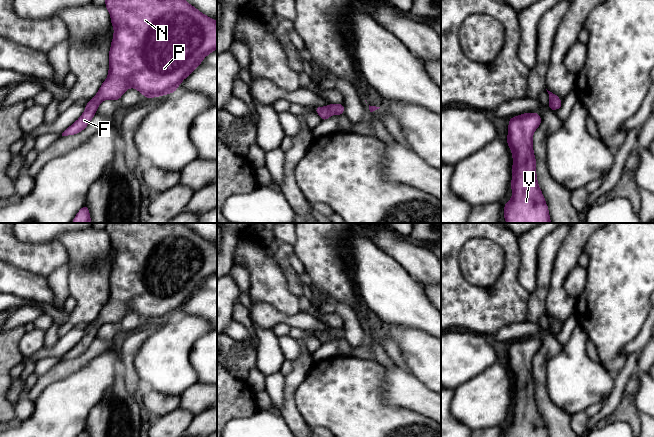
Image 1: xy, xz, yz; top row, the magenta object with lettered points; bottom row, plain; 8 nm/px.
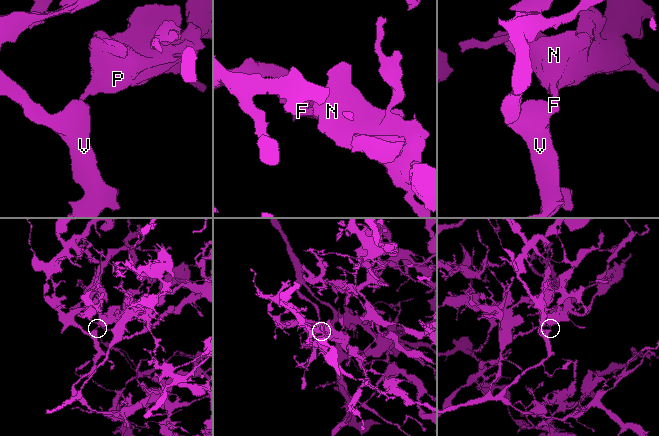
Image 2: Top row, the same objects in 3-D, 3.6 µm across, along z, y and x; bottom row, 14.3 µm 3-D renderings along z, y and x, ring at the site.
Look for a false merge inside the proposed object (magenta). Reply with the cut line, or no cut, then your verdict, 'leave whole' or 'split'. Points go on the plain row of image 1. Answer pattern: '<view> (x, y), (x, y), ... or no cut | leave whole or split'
no cut | leave whole

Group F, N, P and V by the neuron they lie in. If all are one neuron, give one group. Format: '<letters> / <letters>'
F N P V

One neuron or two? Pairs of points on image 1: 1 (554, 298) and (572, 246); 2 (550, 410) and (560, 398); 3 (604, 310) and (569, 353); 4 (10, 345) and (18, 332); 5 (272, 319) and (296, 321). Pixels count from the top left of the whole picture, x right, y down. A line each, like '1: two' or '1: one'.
1: one
2: two
3: two
4: one
5: one

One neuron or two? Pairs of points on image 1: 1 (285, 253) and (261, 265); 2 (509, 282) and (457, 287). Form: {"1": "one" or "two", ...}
{"1": "two", "2": "one"}

